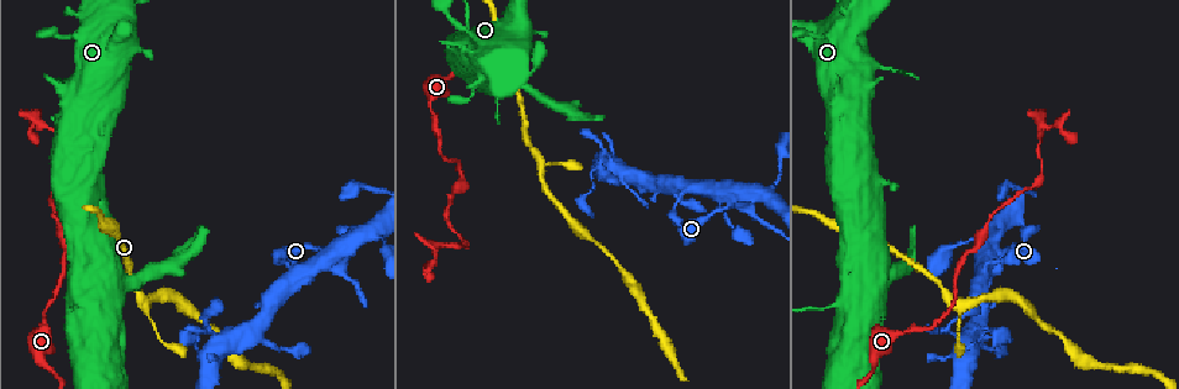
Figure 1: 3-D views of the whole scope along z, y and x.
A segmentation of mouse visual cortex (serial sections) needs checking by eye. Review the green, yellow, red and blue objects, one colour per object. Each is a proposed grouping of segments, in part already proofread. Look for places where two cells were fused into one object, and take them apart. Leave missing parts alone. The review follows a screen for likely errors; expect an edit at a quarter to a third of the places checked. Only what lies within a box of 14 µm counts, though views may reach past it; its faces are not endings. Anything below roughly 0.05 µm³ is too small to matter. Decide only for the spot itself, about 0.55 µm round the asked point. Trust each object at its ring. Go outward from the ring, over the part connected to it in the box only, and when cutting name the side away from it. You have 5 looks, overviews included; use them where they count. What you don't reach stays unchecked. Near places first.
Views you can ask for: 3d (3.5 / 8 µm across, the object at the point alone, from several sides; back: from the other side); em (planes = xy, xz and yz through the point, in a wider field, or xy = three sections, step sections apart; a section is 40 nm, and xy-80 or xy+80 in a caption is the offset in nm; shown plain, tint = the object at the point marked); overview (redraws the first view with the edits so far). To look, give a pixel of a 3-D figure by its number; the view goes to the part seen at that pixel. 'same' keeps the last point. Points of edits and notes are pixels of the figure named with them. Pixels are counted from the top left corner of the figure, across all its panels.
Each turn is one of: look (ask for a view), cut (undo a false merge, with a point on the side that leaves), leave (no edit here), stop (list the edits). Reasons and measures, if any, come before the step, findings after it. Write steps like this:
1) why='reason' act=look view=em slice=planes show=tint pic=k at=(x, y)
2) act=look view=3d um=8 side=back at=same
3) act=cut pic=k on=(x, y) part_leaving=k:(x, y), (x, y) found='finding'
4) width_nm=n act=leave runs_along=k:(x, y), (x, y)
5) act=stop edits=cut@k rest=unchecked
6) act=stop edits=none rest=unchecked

why='four or more arms meet' act=look view=3d um=3.5 pic=1 at=(731, 196)

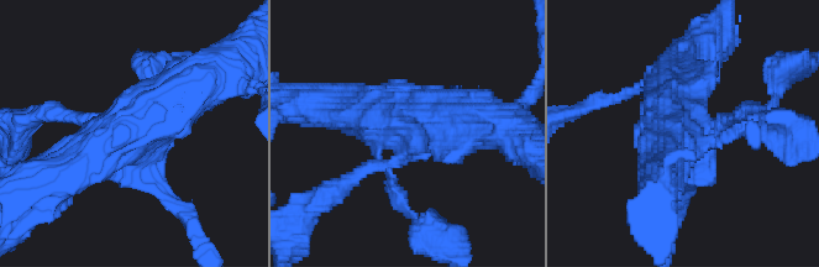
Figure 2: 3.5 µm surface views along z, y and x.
why='need the tissue' act=look view=em slice=planes show=tint pic=2 at=(684, 134)

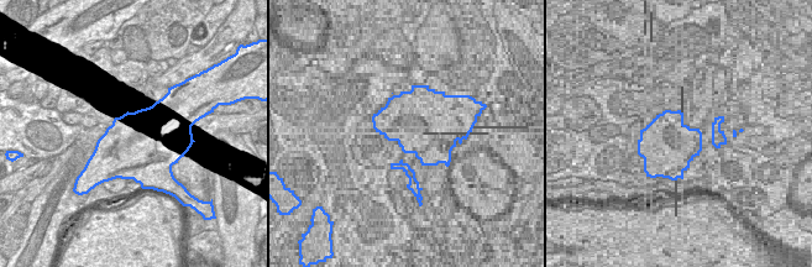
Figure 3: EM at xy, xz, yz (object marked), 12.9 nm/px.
act=look view=em slice=xy step=5 show=tint at=same

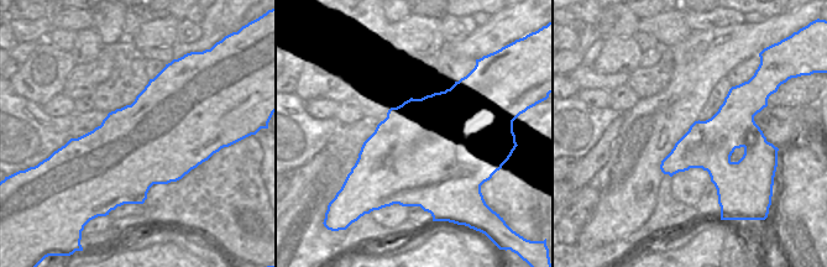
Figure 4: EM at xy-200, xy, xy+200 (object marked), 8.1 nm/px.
act=leave runs_along=2:(736, 118), (671, 144), (661, 174) found='all the same cell'

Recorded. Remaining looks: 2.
why='abrupt turn' act=look view=3d um=8 pic=1 at=(960, 337)

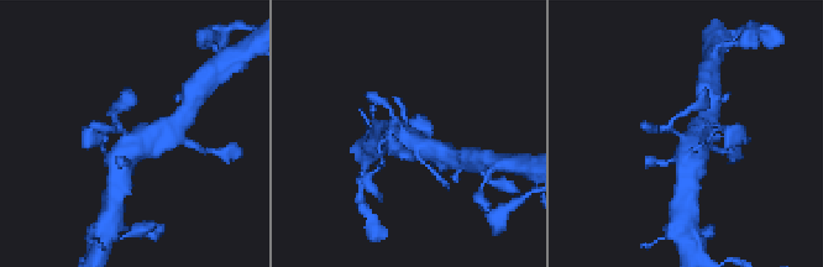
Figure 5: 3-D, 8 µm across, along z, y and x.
act=look view=em slice=planes show=tint pic=5 at=(129, 138)

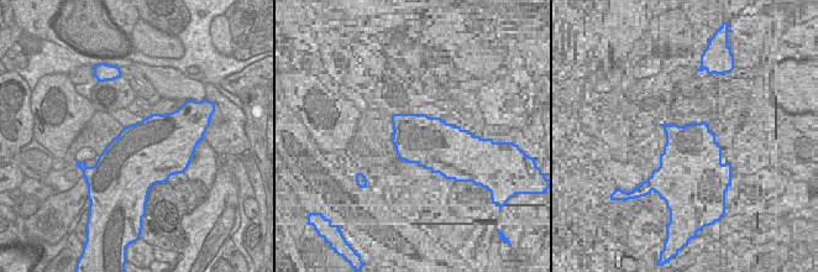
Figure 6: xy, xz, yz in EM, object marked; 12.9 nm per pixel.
width_nm=850 act=leave runs_along=5:(162, 134), (120, 156), (118, 179) found='all the same cell'

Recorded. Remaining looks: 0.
act=stop edits=none rest=unchecked

